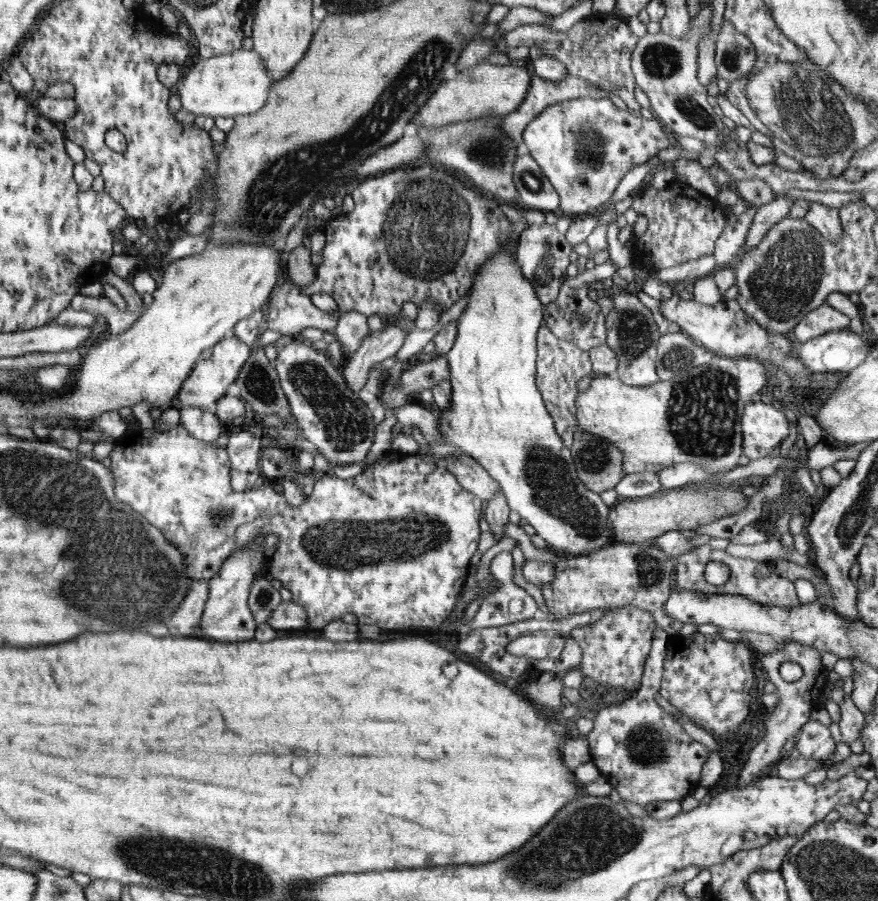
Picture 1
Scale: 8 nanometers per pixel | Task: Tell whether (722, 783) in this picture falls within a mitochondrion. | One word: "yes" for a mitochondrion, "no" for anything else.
no

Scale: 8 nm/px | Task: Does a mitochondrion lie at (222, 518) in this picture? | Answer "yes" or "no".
yes

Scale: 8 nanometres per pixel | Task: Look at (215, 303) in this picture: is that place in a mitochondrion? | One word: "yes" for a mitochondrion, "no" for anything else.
no

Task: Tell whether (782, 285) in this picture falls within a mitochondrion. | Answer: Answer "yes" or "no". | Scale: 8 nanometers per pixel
yes

